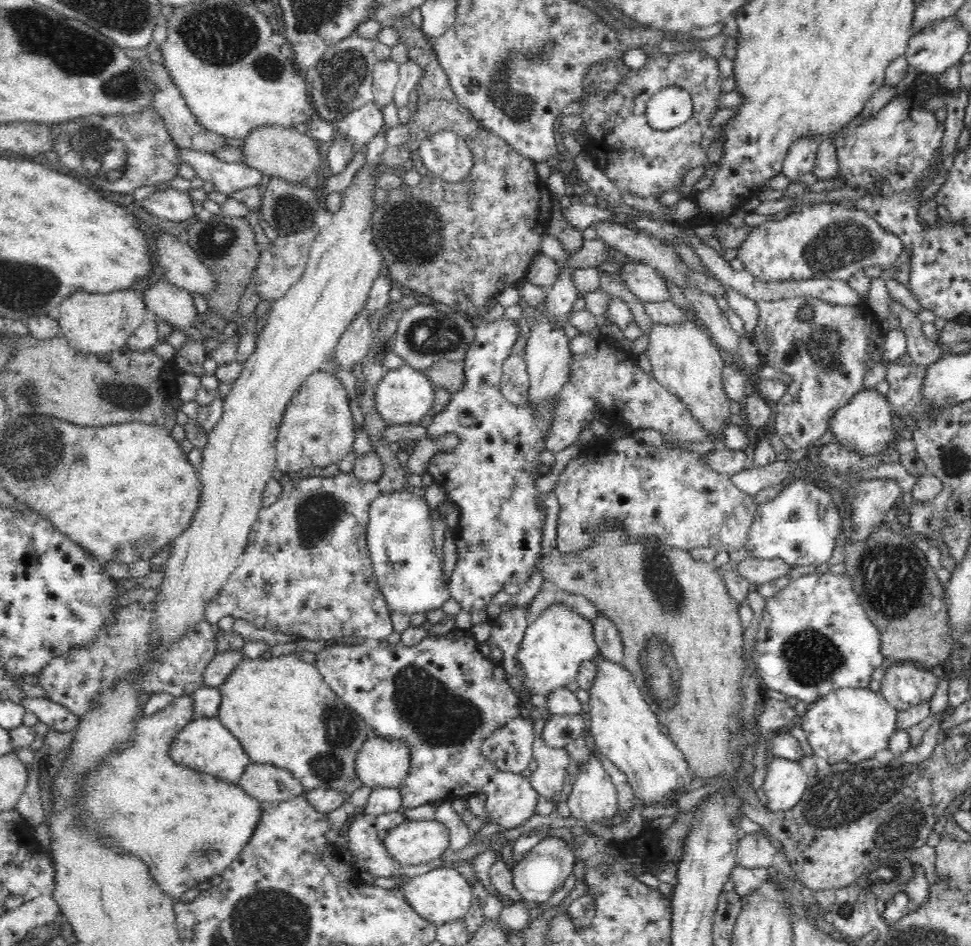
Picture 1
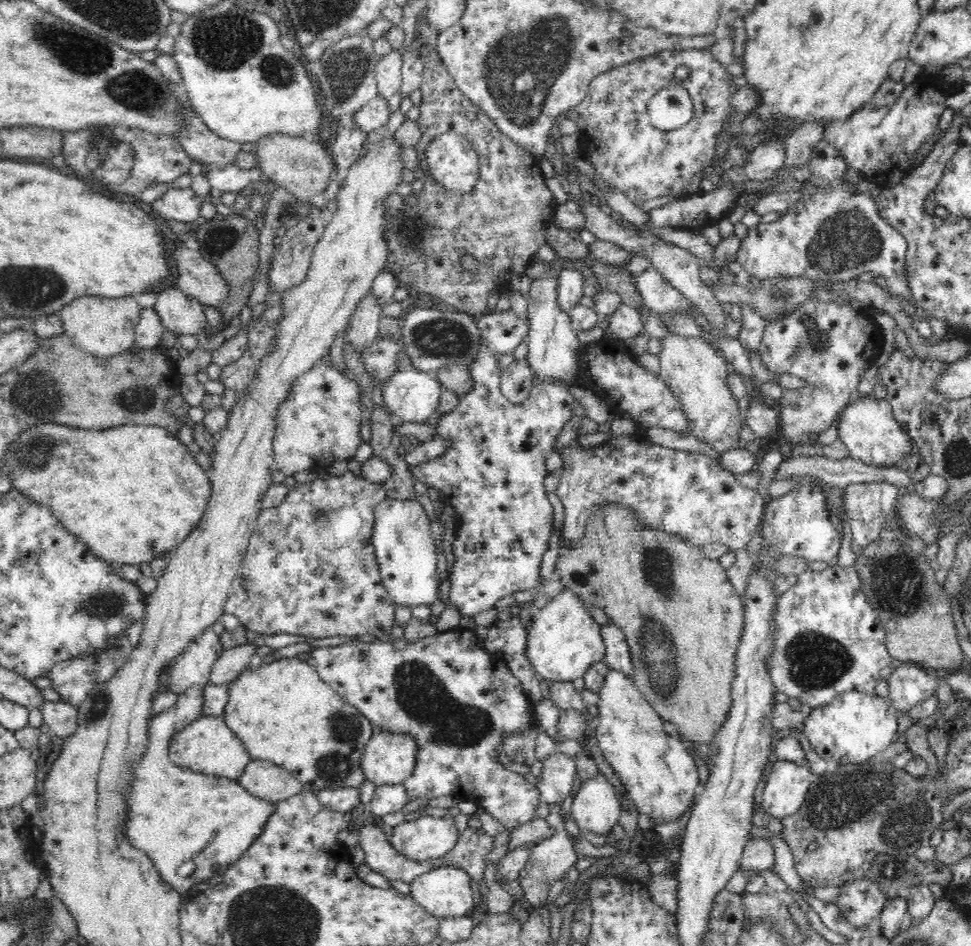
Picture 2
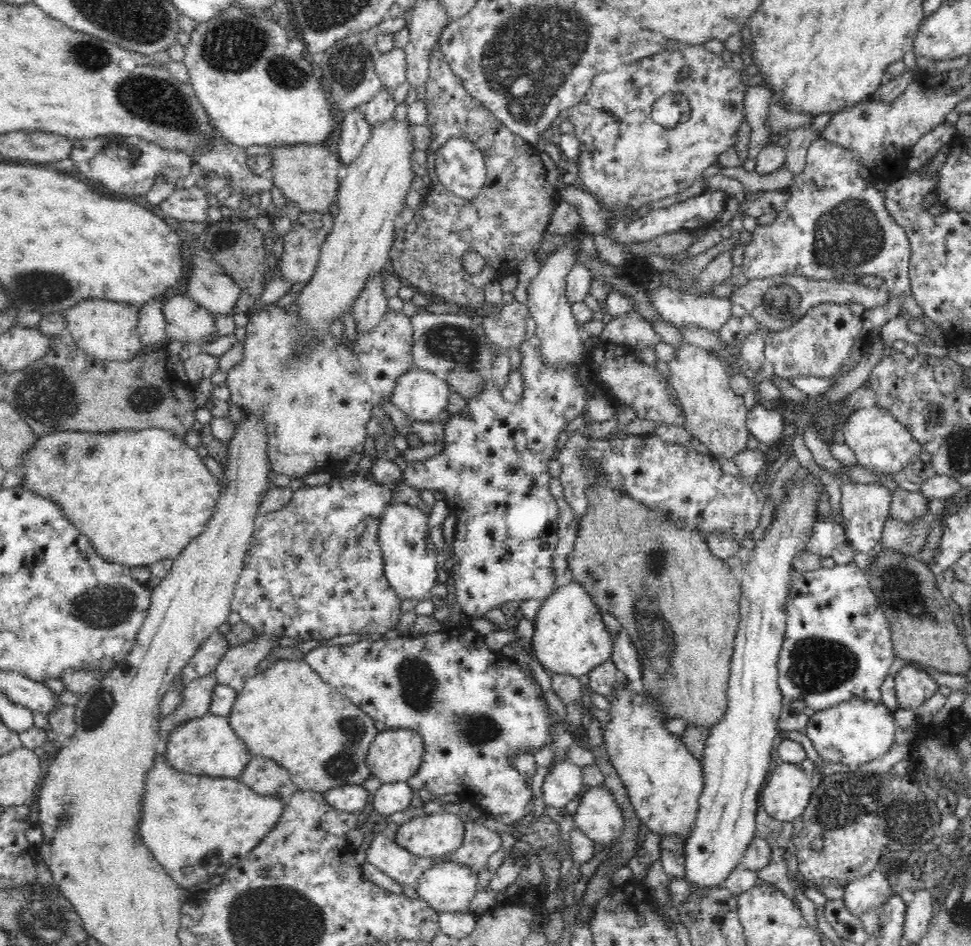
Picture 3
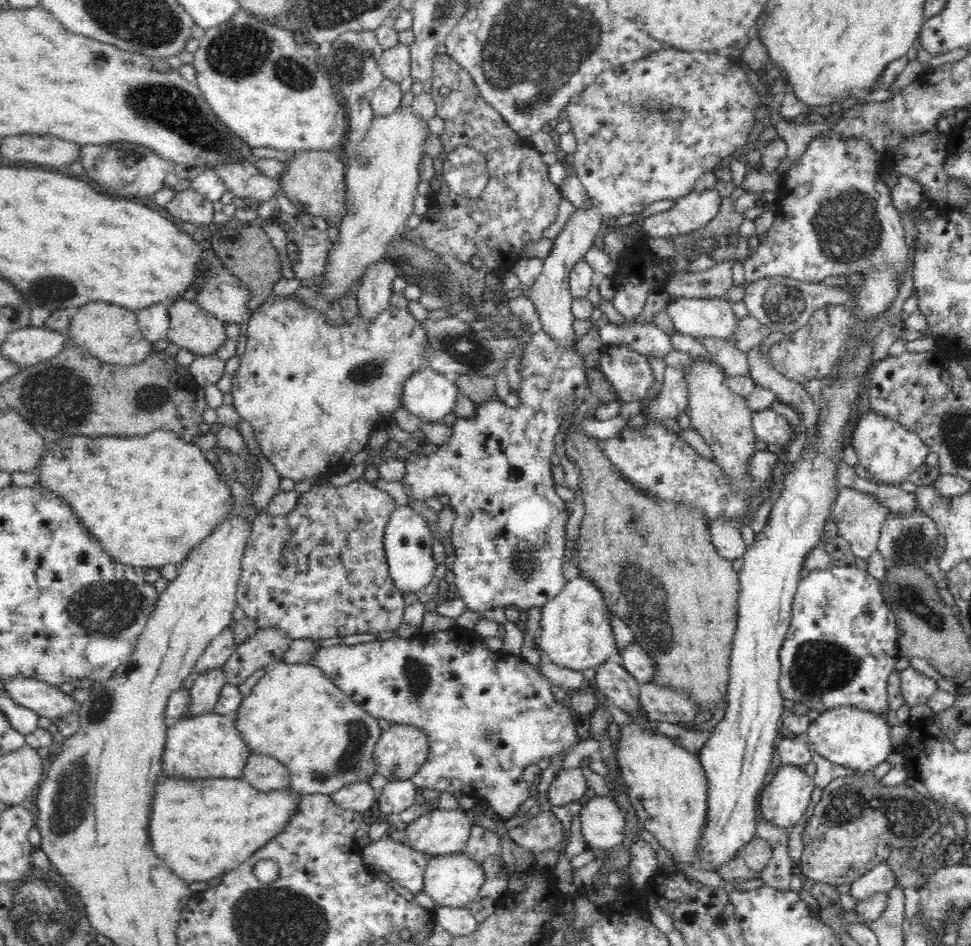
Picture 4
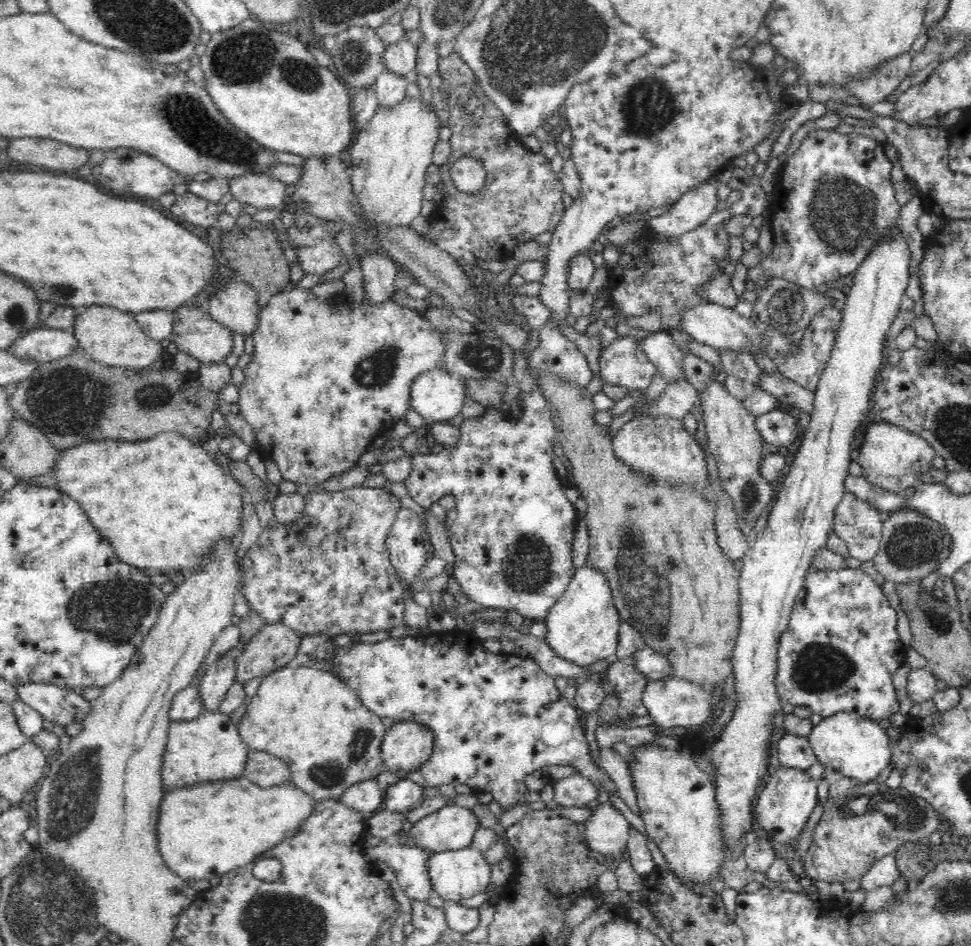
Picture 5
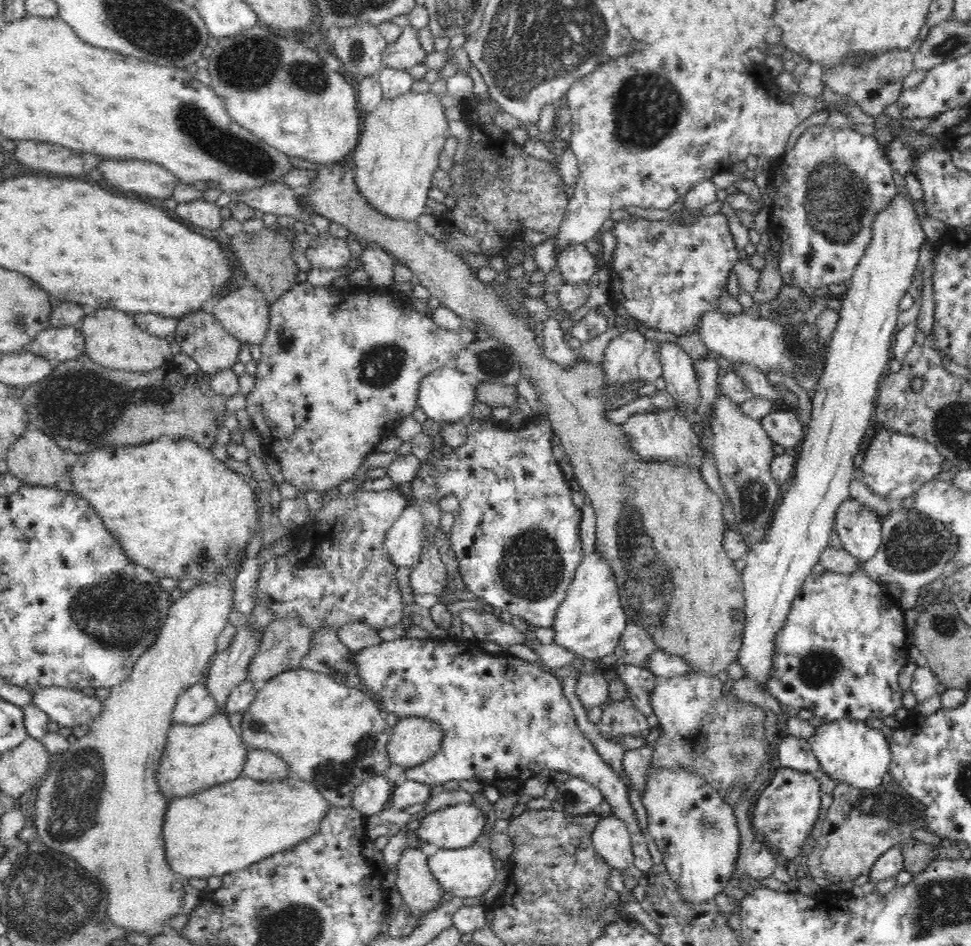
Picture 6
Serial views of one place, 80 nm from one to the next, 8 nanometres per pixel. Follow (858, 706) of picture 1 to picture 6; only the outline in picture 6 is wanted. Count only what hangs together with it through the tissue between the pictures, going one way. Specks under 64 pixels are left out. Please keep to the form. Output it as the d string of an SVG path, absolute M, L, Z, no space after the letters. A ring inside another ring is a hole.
M842 718L835 722L822 722L809 741L821 768L836 784L842 782L859 790L871 790L889 778L889 739L880 730L868 726L865 721Z

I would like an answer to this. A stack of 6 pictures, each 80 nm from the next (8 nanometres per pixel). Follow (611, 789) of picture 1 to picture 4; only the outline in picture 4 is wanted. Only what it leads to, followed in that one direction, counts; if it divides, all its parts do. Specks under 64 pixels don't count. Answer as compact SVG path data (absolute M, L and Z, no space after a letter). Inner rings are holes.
M593 796L584 802L579 815L582 835L591 850L610 852L626 840L626 815L612 796Z

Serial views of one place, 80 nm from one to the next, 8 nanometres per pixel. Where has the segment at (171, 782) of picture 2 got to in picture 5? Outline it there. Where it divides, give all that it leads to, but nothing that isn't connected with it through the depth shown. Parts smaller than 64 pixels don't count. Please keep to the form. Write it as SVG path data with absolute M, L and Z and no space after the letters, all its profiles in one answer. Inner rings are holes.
M238 640L236 646L207 666L198 686L206 710L218 711L228 690L236 684L236 678L238 678L236 660L240 658L240 654L246 652L246 644L246 641ZM243 777L226 781L200 782L196 786L177 789L176 794L166 794L160 810L159 840L160 853L168 868L180 879L202 880L221 877L234 869L253 863L280 843L298 837L303 825L312 814L316 814L319 800L303 788L288 780L280 786L264 788Z

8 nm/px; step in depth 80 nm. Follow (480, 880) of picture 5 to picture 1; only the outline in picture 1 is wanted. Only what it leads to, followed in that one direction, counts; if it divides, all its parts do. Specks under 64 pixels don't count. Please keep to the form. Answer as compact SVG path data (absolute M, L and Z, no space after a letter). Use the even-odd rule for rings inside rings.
M454 866L442 867L426 874L420 874L412 880L404 882L402 889L408 903L415 908L416 913L430 919L436 923L436 926L440 923L463 919L474 901L468 879Z

